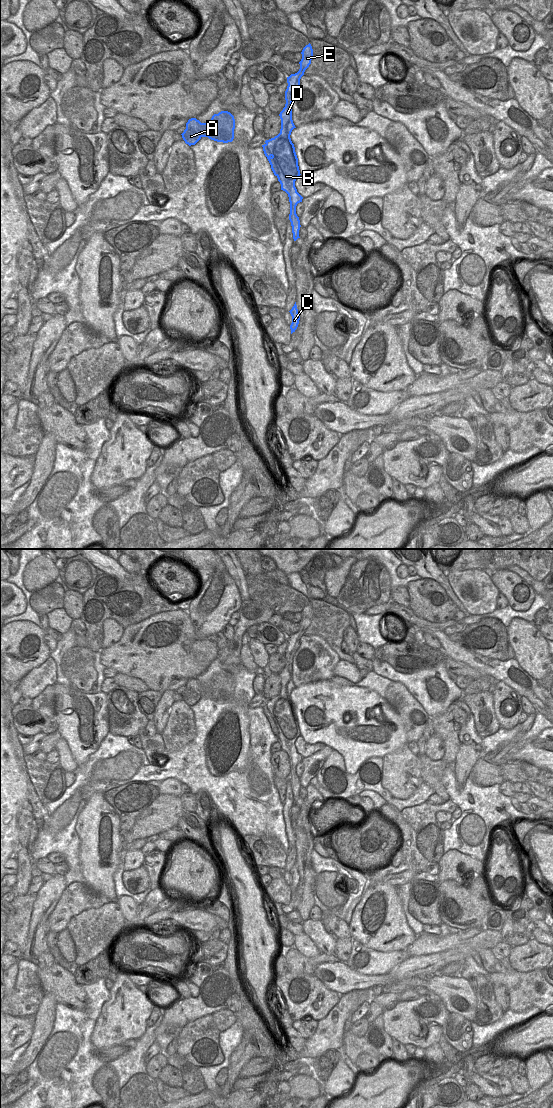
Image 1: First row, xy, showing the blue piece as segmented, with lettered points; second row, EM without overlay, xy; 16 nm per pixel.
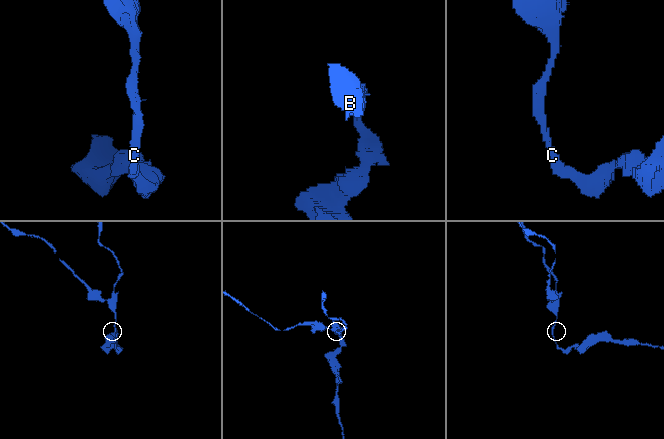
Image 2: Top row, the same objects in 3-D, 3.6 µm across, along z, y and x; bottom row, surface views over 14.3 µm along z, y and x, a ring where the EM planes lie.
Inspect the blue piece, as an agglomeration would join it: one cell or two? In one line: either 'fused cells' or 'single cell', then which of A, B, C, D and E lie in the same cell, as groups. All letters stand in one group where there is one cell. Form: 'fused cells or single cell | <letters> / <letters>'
fused cells | A / B C D E

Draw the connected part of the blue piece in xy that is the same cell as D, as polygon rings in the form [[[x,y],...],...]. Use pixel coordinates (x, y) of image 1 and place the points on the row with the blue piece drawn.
[[[310,43],[303,48],[301,54],[302,59],[299,62],[299,71],[287,77],[288,86],[285,91],[286,104],[279,114],[281,119],[280,133],[274,138],[265,141],[272,158],[279,169],[277,178],[281,184],[281,190],[285,191],[289,197],[289,220],[292,226],[294,241],[300,238],[299,230],[301,225],[299,217],[296,214],[296,206],[298,203],[302,202],[303,197],[297,192],[295,187],[295,181],[301,174],[295,147],[290,138],[292,130],[296,128],[292,120],[292,102],[293,96],[300,86],[300,79],[311,64],[313,49]]]

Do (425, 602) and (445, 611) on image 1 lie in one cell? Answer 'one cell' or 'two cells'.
one cell

